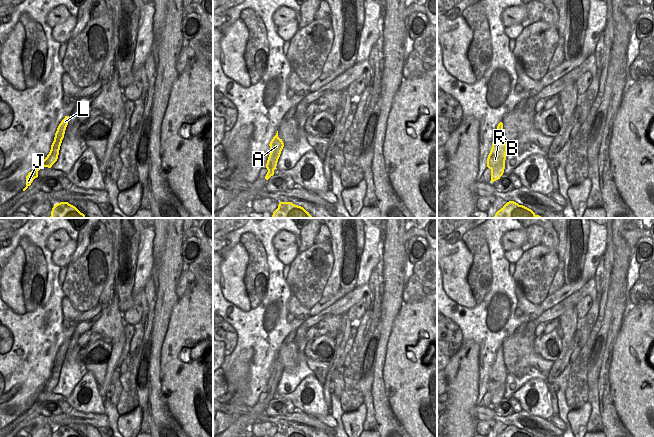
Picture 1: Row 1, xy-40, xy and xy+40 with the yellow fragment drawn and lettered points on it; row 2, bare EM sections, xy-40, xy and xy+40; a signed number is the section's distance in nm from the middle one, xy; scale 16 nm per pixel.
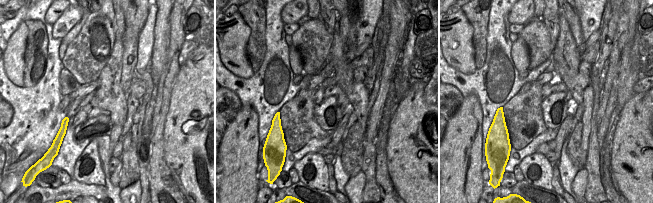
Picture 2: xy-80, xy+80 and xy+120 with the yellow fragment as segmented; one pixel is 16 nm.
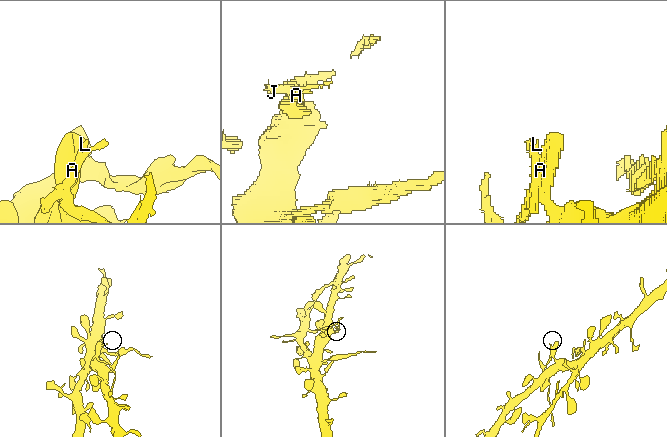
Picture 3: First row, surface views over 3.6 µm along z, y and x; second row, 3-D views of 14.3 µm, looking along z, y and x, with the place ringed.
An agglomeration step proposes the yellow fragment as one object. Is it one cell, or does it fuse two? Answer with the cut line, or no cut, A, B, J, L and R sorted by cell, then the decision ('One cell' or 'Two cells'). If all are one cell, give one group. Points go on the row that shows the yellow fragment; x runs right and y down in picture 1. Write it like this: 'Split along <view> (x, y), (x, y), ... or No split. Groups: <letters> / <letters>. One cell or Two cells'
Split along xy-40 (45, 163), (47, 166). Groups: A B R / J L. Two cells

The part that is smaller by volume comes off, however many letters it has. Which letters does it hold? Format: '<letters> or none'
J, L

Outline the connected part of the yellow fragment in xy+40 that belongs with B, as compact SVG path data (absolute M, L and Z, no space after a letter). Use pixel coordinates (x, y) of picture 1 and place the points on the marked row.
M500 122L497 126L492 148L487 158L487 167L491 170L491 182L500 179L503 175L507 150L503 133L503 123Z

